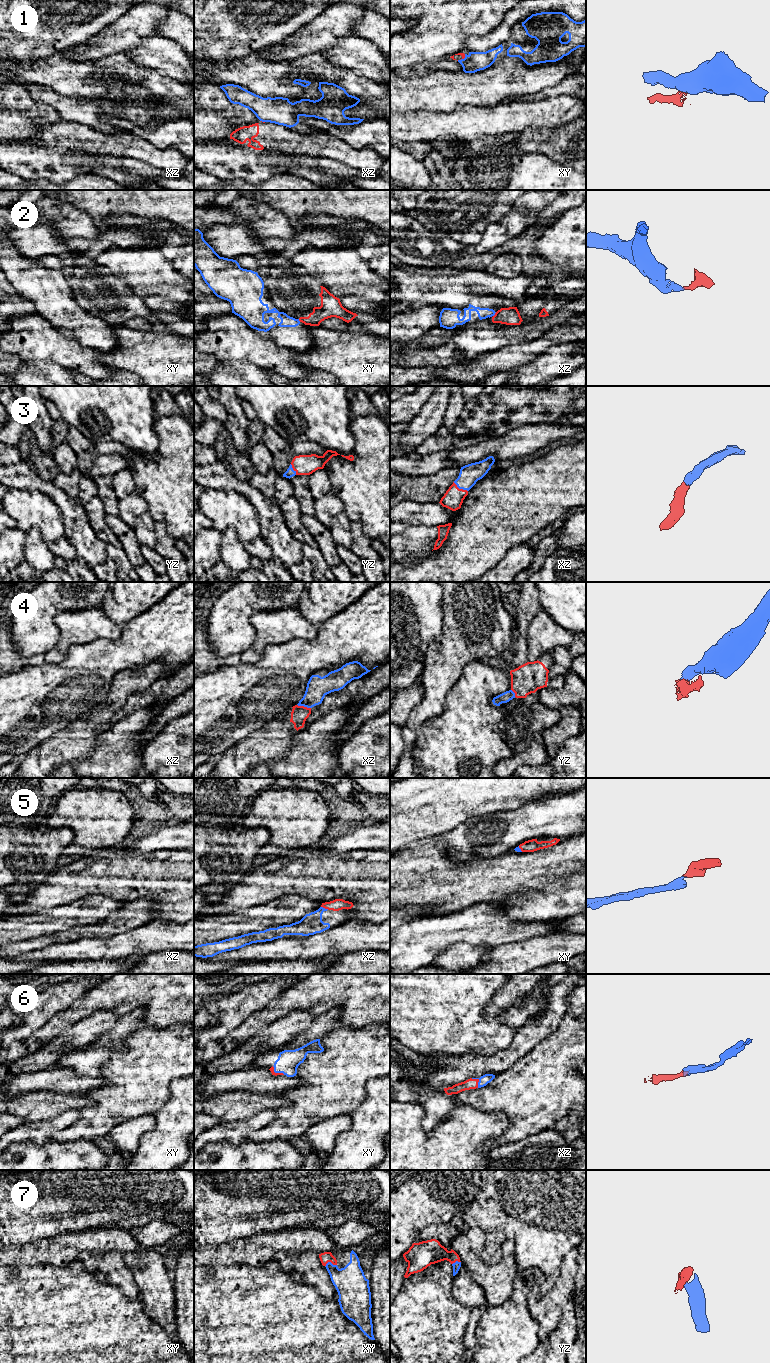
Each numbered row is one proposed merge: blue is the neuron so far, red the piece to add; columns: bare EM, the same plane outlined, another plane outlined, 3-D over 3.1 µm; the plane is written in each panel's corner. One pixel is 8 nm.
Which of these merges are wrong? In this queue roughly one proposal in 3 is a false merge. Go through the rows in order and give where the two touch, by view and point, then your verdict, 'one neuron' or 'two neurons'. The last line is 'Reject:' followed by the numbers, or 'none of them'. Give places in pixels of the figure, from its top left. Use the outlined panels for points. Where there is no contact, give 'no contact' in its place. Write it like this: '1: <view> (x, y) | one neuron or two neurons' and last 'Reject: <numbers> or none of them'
1: xy (464, 58) | two neurons
2: xz (494, 314) | two neurons
3: xz (460, 488) | one neuron
4: xz (304, 706) | one neuron
5: xz (324, 908) | one neuron
6: xz (479, 1080) | one neuron
7: xy (331, 1263) | one neuron
Reject: 1, 2

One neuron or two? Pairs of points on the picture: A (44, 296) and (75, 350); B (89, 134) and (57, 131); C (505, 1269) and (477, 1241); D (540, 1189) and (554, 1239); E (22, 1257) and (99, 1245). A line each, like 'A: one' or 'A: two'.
A: two
B: one
C: one
D: one
E: one

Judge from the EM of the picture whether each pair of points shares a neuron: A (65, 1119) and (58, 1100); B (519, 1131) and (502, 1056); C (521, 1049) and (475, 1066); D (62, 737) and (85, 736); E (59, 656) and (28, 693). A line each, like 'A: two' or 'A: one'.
A: two
B: two
C: one
D: one
E: two

